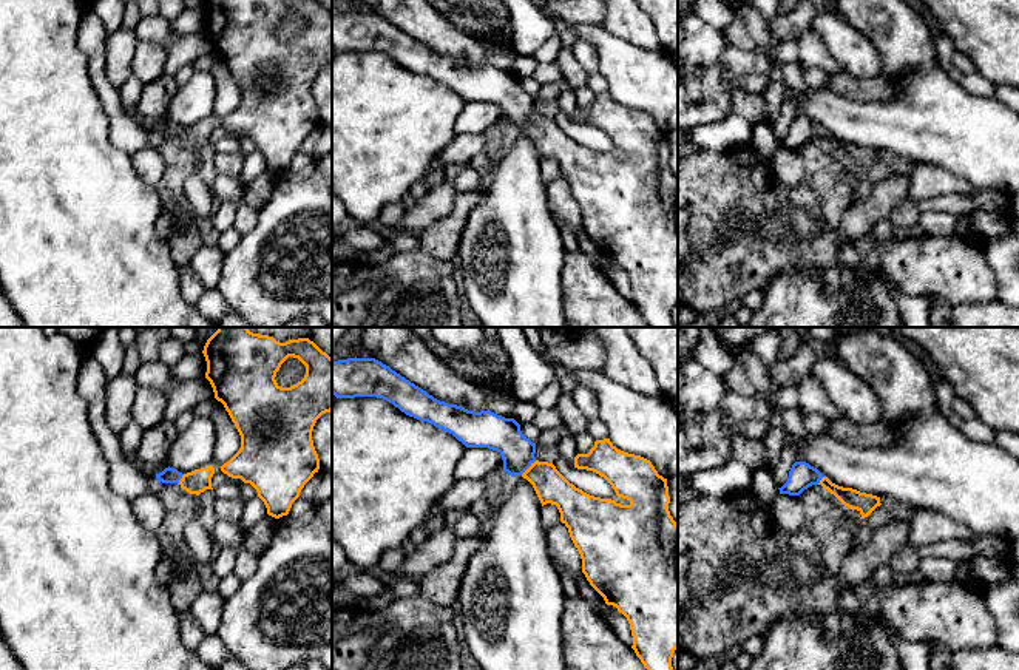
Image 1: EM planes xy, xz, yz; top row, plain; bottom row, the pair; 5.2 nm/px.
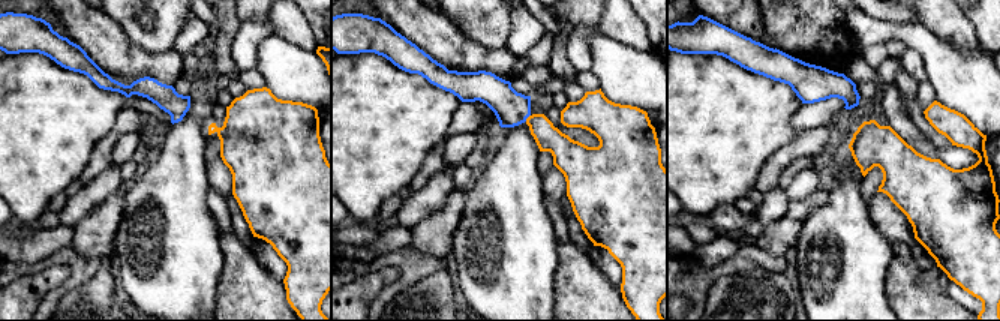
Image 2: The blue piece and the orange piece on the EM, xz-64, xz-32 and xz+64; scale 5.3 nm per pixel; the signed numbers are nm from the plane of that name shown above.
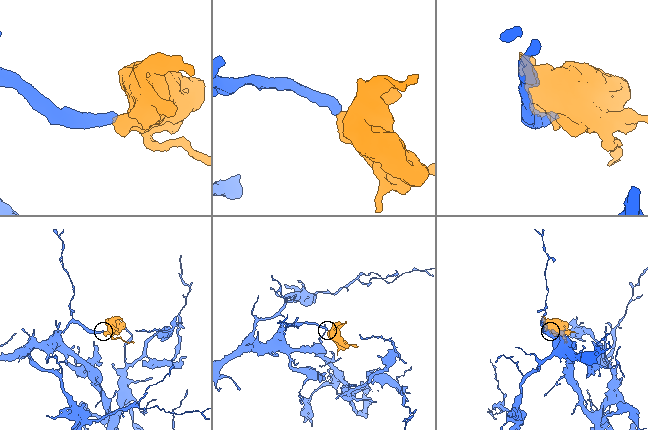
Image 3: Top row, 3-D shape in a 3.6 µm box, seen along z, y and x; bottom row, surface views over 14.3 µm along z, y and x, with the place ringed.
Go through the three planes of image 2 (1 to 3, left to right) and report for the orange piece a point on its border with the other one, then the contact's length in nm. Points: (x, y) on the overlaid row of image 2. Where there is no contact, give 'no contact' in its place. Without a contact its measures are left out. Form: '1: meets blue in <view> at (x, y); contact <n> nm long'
1: no contact
2: meets blue in xz-32 at (528, 116); contact 50 nm long
3: no contact

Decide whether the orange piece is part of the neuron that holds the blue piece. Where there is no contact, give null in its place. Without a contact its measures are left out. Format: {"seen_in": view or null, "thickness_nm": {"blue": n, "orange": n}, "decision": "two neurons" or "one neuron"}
{"seen_in": "xz", "thickness_nm": {"blue": 180, "orange": 170}, "decision": "one neuron"}

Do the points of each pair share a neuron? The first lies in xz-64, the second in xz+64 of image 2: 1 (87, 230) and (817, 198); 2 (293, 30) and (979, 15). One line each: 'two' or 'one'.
1: one
2: two

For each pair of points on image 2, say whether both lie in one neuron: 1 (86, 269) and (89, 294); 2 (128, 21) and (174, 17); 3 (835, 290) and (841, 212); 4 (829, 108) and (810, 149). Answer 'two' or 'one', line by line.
1: two
2: one
3: one
4: two

